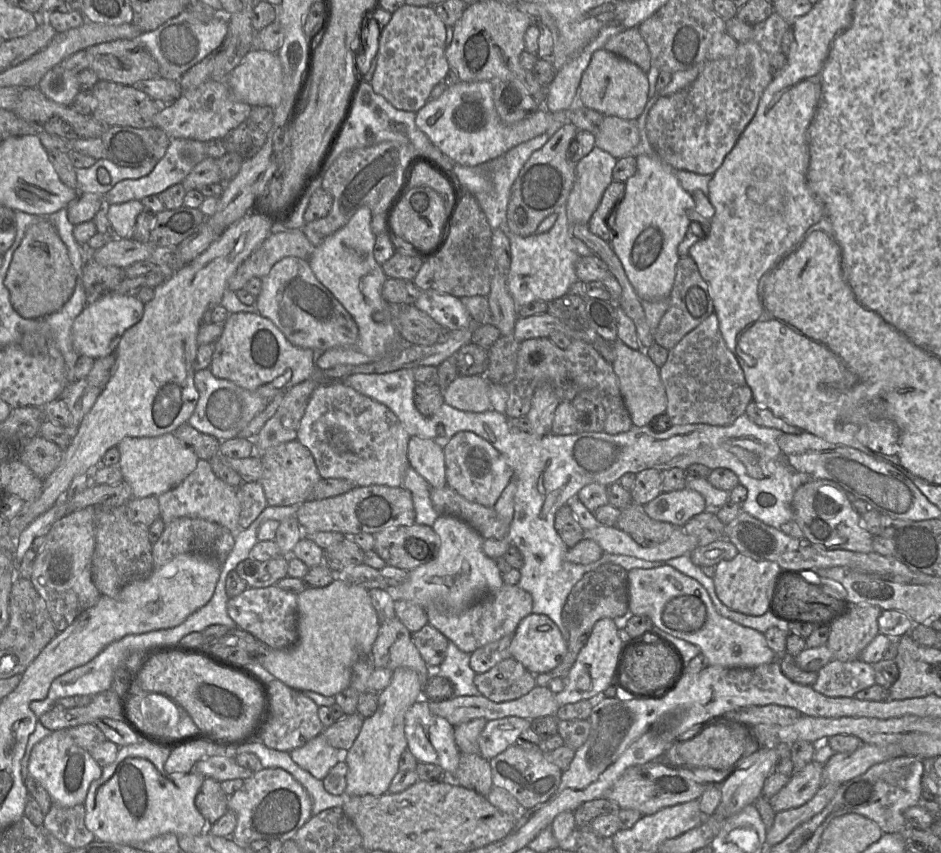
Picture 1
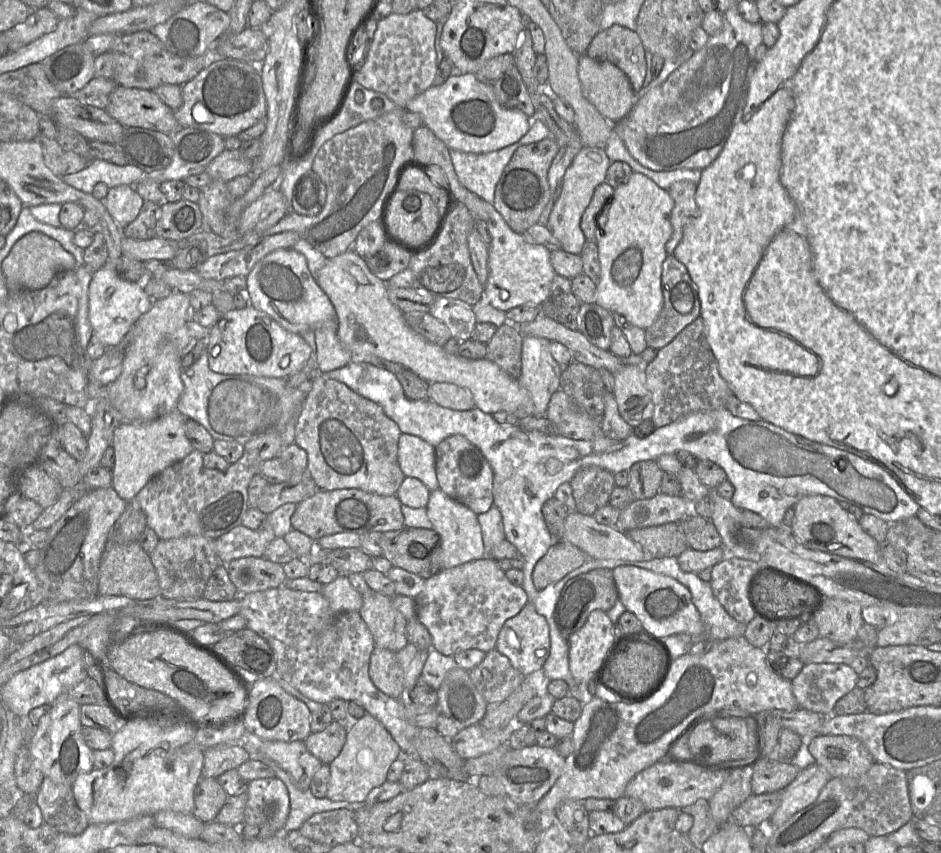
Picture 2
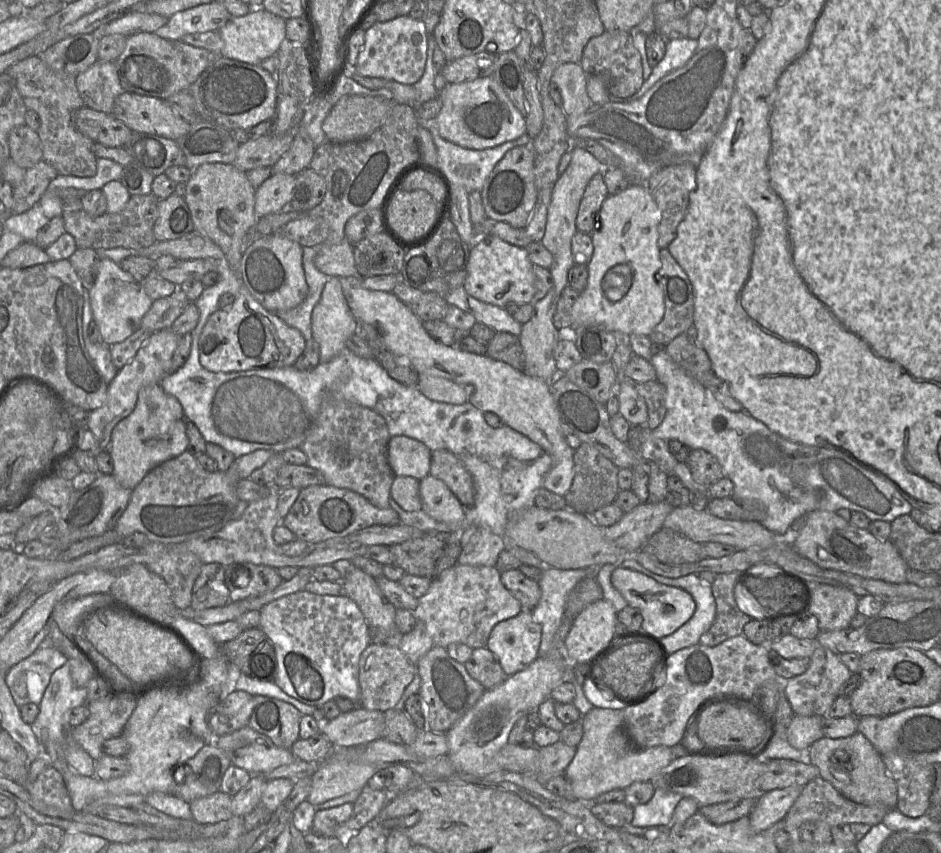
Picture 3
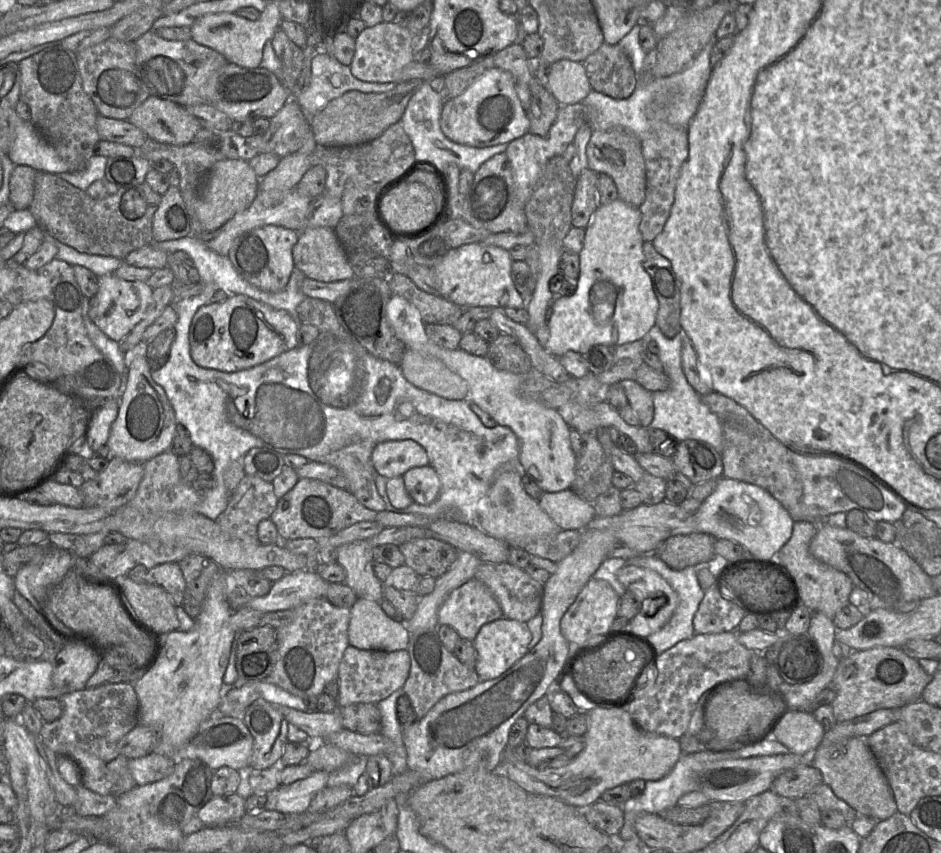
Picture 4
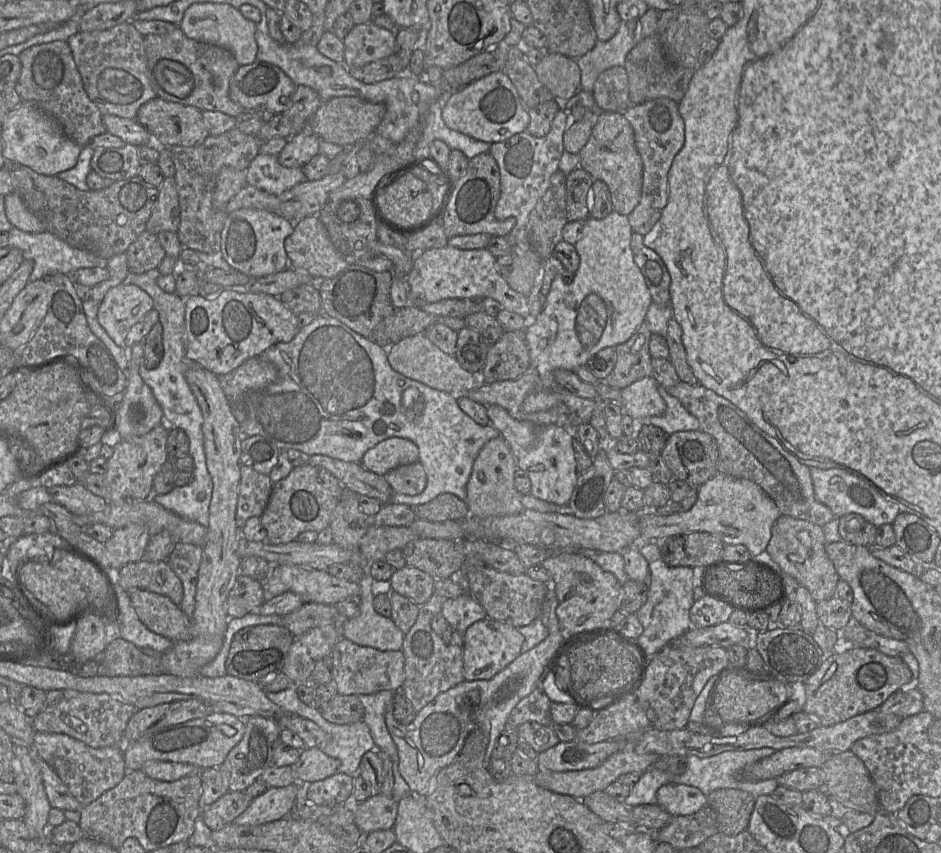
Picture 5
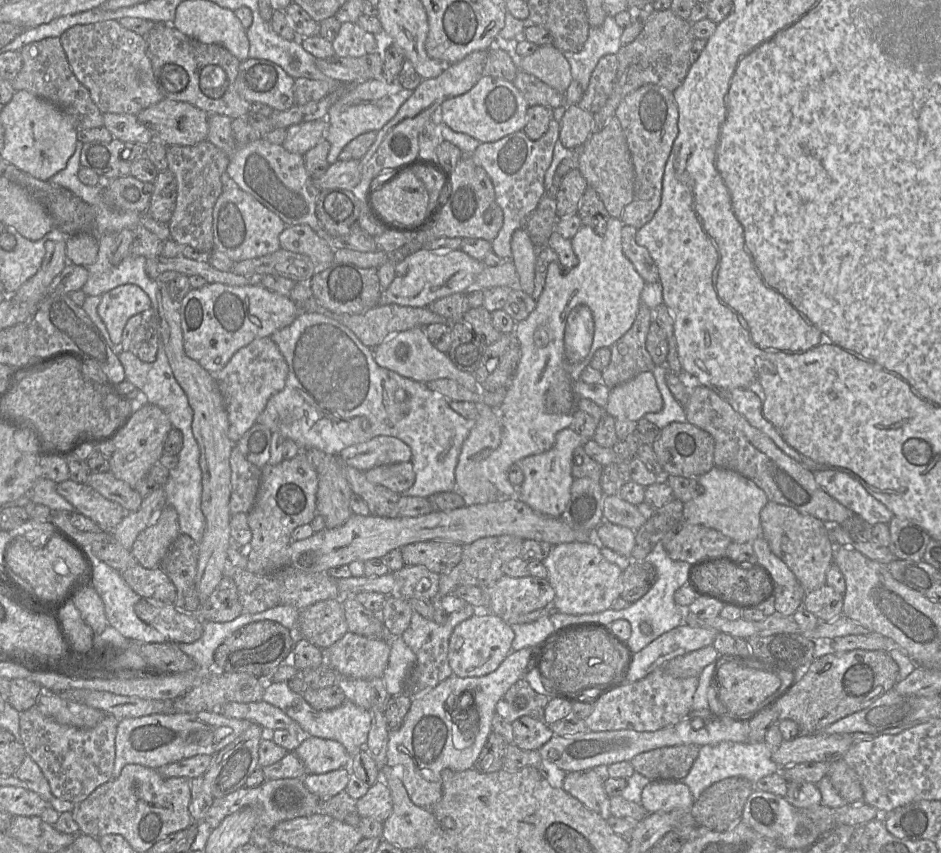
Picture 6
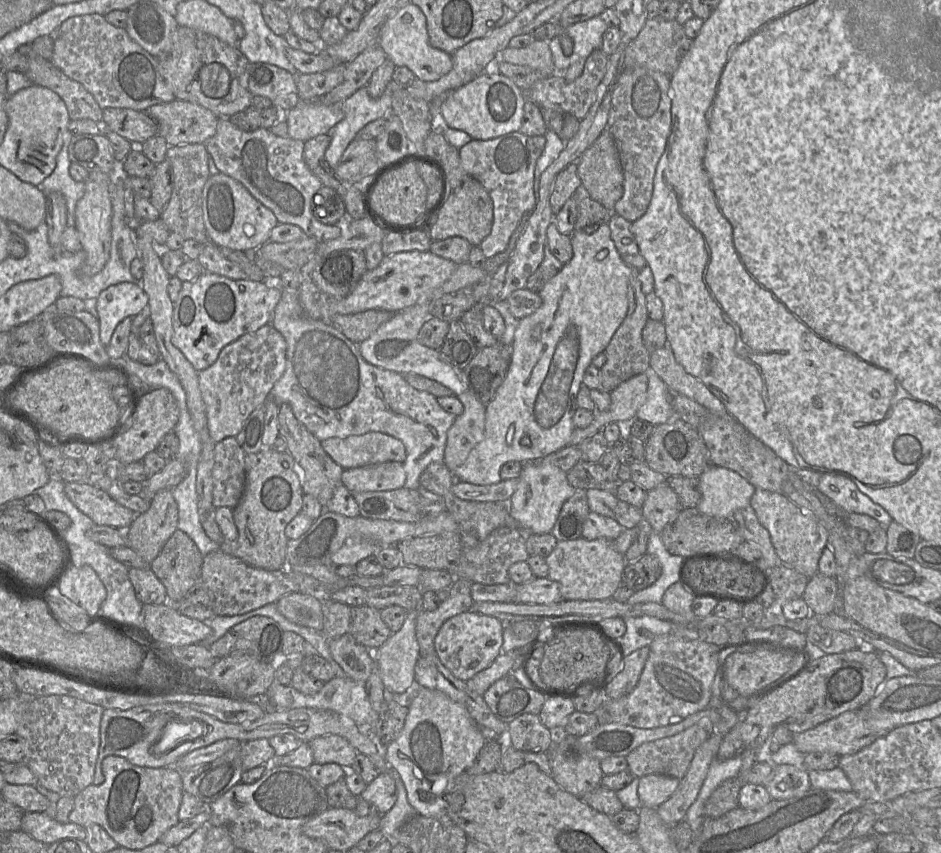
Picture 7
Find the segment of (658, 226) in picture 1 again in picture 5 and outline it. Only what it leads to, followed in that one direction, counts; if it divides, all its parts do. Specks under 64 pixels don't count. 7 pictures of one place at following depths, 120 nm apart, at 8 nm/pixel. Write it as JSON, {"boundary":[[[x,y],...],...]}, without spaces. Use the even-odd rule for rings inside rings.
{"boundary":[[[612,211],[603,219],[589,217],[584,222],[581,238],[575,243],[580,257],[580,265],[571,283],[566,283],[557,275],[551,284],[546,304],[541,313],[528,321],[523,337],[526,341],[531,369],[535,370],[541,380],[542,388],[528,394],[522,403],[526,413],[536,413],[554,408],[559,403],[556,392],[558,383],[554,377],[556,369],[573,371],[586,365],[588,359],[603,348],[616,347],[626,342],[644,322],[647,310],[652,303],[651,294],[644,277],[634,261],[631,249],[632,227],[626,215]]]}

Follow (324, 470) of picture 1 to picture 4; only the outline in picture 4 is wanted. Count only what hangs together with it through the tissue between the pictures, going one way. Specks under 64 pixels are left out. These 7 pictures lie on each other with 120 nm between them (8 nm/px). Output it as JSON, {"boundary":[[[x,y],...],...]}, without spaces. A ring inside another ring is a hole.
{"boundary":[[[351,444],[328,454],[324,462],[338,469],[348,486],[347,491],[367,509],[375,512],[386,510],[385,503],[379,495],[375,477],[378,474],[372,464],[373,447]]]}

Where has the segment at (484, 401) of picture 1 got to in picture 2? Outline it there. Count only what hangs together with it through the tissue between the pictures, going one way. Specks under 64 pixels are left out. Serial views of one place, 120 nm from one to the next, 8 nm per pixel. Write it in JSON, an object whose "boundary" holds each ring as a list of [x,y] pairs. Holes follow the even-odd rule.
{"boundary":[[[429,383],[428,395],[430,400],[444,408],[465,411],[476,407],[472,394],[453,383]]]}

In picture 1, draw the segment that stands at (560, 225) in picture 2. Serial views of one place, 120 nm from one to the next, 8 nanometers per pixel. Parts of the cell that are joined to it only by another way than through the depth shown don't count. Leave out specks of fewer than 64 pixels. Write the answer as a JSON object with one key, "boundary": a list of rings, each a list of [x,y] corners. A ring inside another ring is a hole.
{"boundary":[[[595,146],[576,164],[574,185],[565,204],[570,224],[588,224],[606,188],[614,181],[612,171],[617,160]]]}

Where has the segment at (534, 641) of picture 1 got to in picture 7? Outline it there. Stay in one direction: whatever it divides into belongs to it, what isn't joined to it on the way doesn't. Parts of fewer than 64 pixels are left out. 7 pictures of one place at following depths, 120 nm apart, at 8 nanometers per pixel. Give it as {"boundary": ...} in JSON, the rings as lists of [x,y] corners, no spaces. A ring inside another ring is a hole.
{"boundary":[[[474,611],[451,617],[439,629],[434,647],[441,663],[458,679],[467,681],[481,670],[489,667],[502,652],[505,623]]]}

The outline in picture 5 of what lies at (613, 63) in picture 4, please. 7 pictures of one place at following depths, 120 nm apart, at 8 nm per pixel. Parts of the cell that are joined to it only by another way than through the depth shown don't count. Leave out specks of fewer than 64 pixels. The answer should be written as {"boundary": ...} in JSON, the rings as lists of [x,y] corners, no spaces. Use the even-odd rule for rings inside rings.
{"boundary":[[[613,66],[597,78],[593,96],[603,112],[620,112],[632,105],[629,98],[628,75],[624,66]]]}

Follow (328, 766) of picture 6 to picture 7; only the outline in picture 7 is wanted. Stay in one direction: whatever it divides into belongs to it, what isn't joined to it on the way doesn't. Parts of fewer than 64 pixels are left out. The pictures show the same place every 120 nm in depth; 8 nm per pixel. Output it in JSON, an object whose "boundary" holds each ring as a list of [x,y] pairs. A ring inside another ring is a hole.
{"boundary":[[[325,735],[308,742],[313,751],[314,763],[336,763],[350,770],[358,754],[347,739],[339,735]]]}

